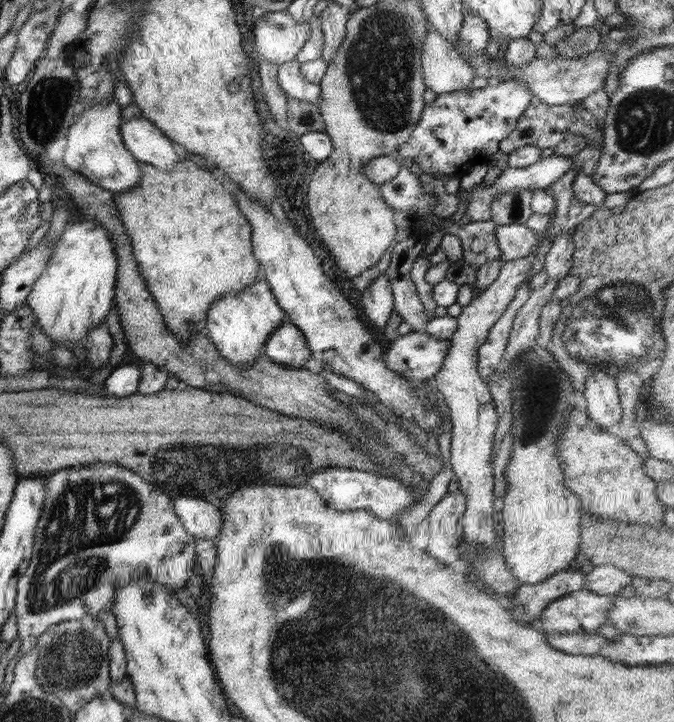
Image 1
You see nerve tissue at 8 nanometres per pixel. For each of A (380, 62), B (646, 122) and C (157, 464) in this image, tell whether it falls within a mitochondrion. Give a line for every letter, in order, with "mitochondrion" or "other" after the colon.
A: mitochondrion
B: mitochondrion
C: mitochondrion

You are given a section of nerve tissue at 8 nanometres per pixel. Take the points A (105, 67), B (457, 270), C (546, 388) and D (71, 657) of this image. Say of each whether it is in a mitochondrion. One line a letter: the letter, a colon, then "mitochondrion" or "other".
A: mitochondrion
B: other
C: mitochondrion
D: mitochondrion

